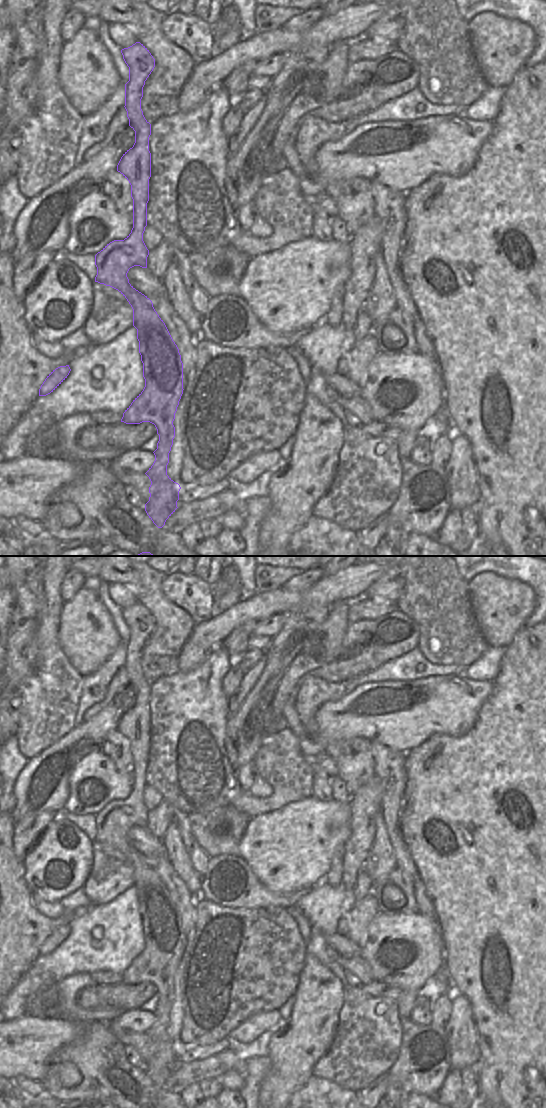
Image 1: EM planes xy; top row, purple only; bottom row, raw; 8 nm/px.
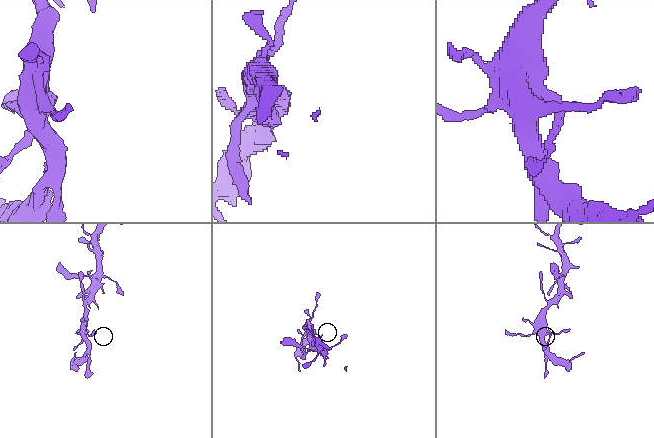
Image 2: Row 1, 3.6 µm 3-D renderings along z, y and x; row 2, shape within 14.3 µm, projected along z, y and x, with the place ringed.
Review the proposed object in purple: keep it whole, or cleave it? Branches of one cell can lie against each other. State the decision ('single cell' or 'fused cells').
single cell

